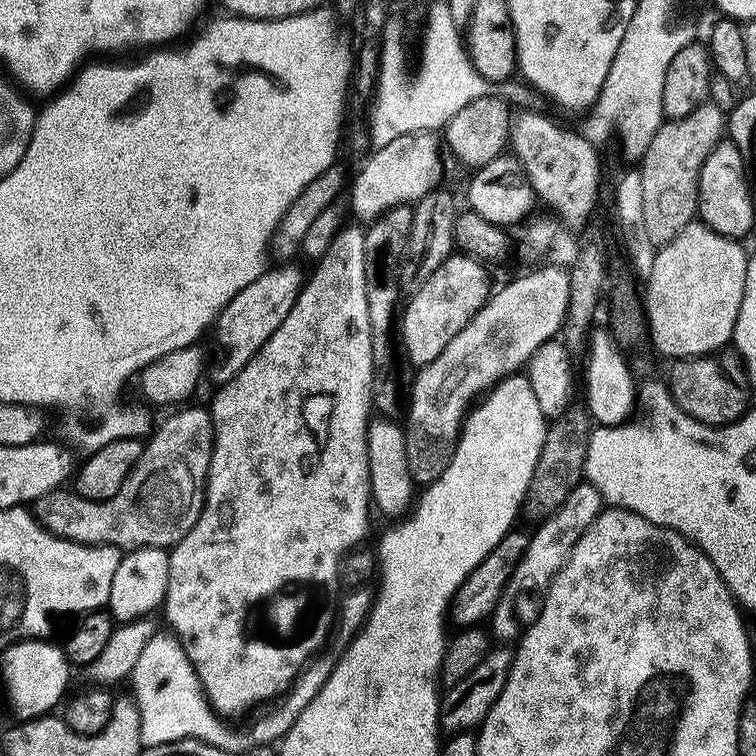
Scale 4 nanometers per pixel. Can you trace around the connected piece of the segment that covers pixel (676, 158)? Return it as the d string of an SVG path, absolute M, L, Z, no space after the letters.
M705 102L698 106L686 118L677 120L665 119L660 129L654 134L653 141L644 156L638 160L638 171L642 178L642 222L639 227L644 230L644 237L654 246L668 244L690 223L697 219L696 203L698 202L698 174L706 154L710 154L717 142L726 132L726 113L716 104Z

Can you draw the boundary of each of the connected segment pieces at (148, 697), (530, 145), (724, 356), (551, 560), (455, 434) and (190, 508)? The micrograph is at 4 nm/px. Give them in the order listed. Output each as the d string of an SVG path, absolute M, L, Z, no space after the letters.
M164 630L157 631L156 635L150 638L150 642L146 642L138 662L134 662L134 670L130 677L130 685L132 684L130 695L135 700L138 714L142 718L140 743L144 748L153 748L159 744L191 738L220 748L226 754L232 752L242 754L253 744L275 745L283 740L290 726L294 726L298 714L302 714L302 710L310 706L314 694L322 690L326 678L330 678L334 660L333 657L324 655L317 655L293 680L282 698L268 706L273 708L263 709L265 712L252 724L252 733L235 732L234 729L224 725L227 724L225 717L212 708L208 695L204 693L204 687L200 685L200 680L192 668L192 663L186 658L176 637Z
M520 112L511 117L508 125L507 147L515 156L517 165L536 193L539 203L549 204L560 211L560 216L572 228L583 229L589 223L592 211L596 208L596 199L600 196L600 156L597 145L590 143L579 131L570 132L555 124L548 116L540 112Z
M721 350L711 356L676 358L669 364L672 365L666 375L668 392L672 401L690 418L703 424L733 424L748 411L748 399L754 392L749 387L745 366L735 351Z
M582 482L578 486L574 486L574 490L570 490L566 502L562 502L562 506L558 506L558 510L554 510L554 514L539 521L537 528L540 529L529 535L526 554L522 554L522 562L518 562L518 566L514 566L514 574L510 574L510 578L506 582L506 590L502 594L498 606L492 611L490 632L497 641L512 642L521 635L522 624L516 621L516 599L519 598L520 592L543 593L558 574L558 570L562 570L562 566L568 561L568 556L574 550L578 538L582 538L582 534L598 519L601 511L602 501L598 490L594 490L592 484Z
M548 264L537 272L528 272L525 276L510 281L498 292L493 291L466 326L463 326L462 330L459 330L458 334L447 343L442 354L415 373L410 384L406 415L403 417L405 420L402 420L407 470L415 485L430 485L441 476L454 454L456 440L460 436L460 429L464 426L464 418L473 407L474 401L483 397L484 393L499 380L519 373L535 351L563 329L564 319L570 306L568 274L567 267L559 268L556 264Z
M180 406L164 421L155 425L154 431L147 437L142 458L130 470L126 482L122 482L122 490L109 500L87 500L75 490L67 487L56 489L35 501L34 515L40 525L55 536L69 540L75 544L108 544L111 548L131 550L134 548L171 549L192 527L204 509L204 485L208 483L210 458L212 457L212 413L207 407L188 408Z

